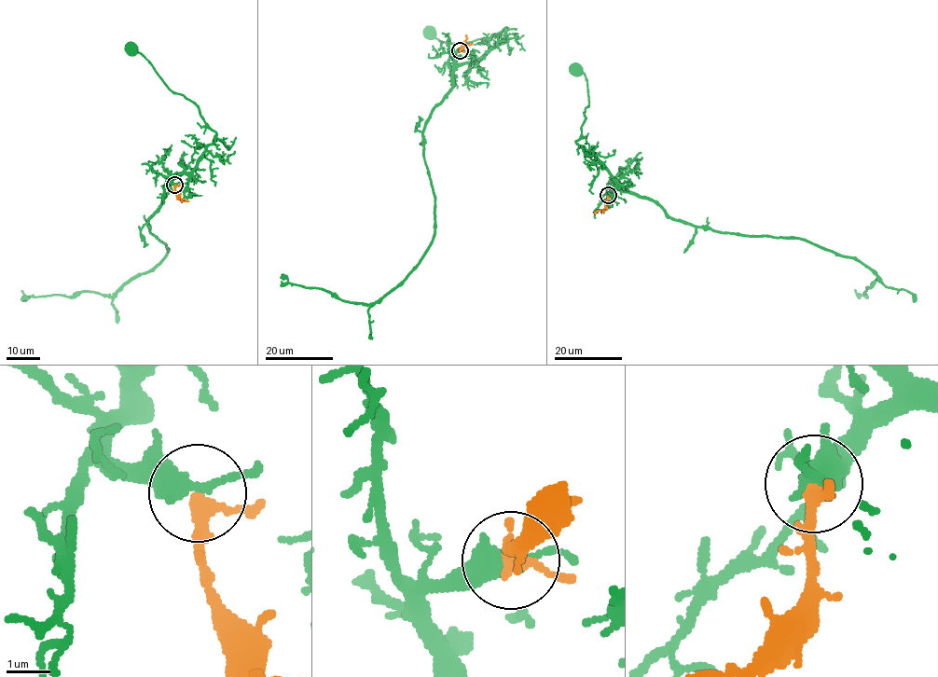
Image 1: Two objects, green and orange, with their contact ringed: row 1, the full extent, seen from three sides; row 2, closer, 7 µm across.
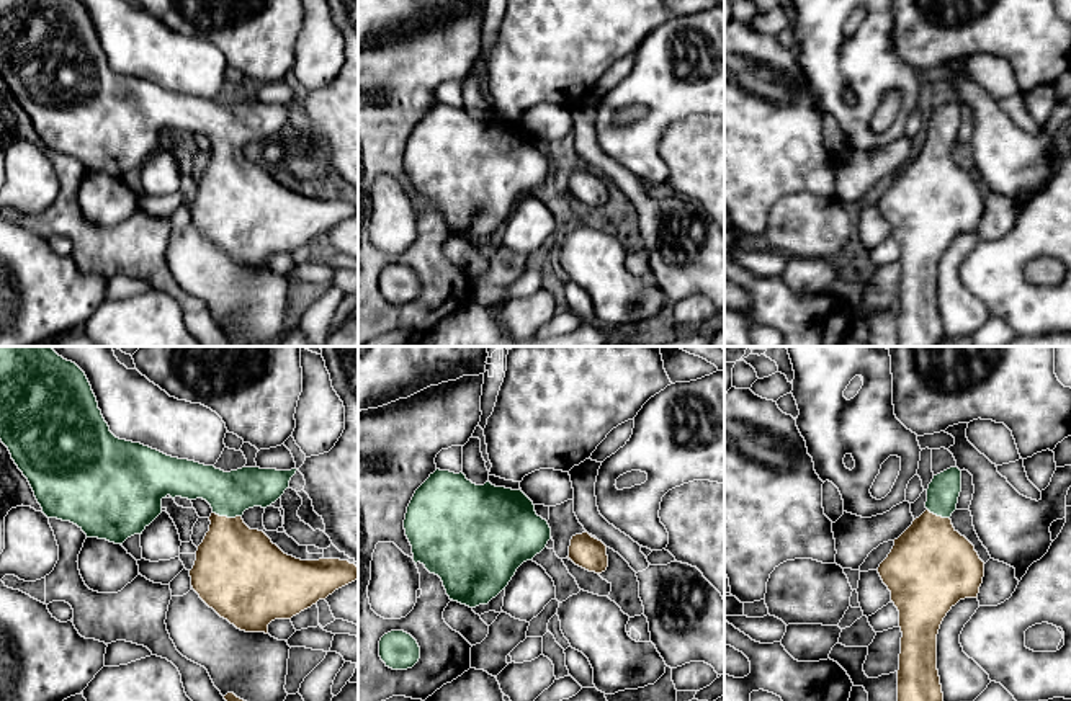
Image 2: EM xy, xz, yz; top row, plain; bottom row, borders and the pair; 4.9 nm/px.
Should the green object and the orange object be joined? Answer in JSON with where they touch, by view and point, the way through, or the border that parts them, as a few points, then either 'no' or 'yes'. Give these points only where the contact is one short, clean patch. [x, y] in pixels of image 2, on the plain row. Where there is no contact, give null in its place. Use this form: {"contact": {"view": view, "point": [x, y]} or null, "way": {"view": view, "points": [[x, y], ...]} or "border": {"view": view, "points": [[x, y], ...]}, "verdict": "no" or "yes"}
{"contact": {"view": "xy", "point": [228, 151]}, "way": {"view": "xy", "points": [[229, 128], [228, 151], [236, 200]]}, "verdict": "yes"}

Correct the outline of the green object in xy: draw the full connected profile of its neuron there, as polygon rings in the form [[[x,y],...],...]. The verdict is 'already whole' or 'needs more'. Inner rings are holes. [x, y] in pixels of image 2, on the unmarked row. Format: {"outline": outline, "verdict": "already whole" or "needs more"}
{"outline": [[[0,0],[0,74],[28,113],[43,147],[77,159],[87,172],[123,178],[128,172],[142,168],[162,147],[162,134],[167,129],[206,134],[213,142],[211,159],[190,204],[191,221],[209,242],[240,265],[268,268],[271,255],[291,253],[358,212],[358,201],[348,194],[296,193],[285,188],[263,165],[250,163],[244,157],[245,144],[267,142],[281,132],[298,103],[242,101],[224,106],[214,100],[172,92],[141,77],[119,74],[110,65],[92,20],[78,0]]], "verdict": "needs more"}

